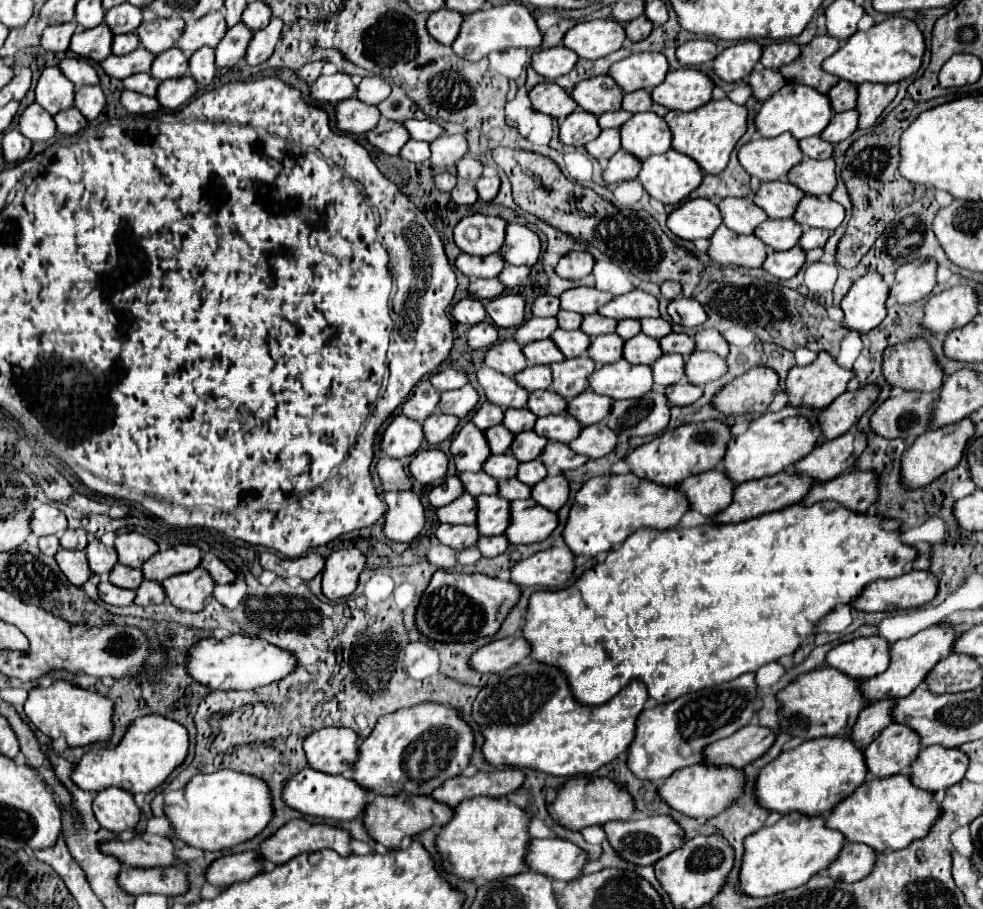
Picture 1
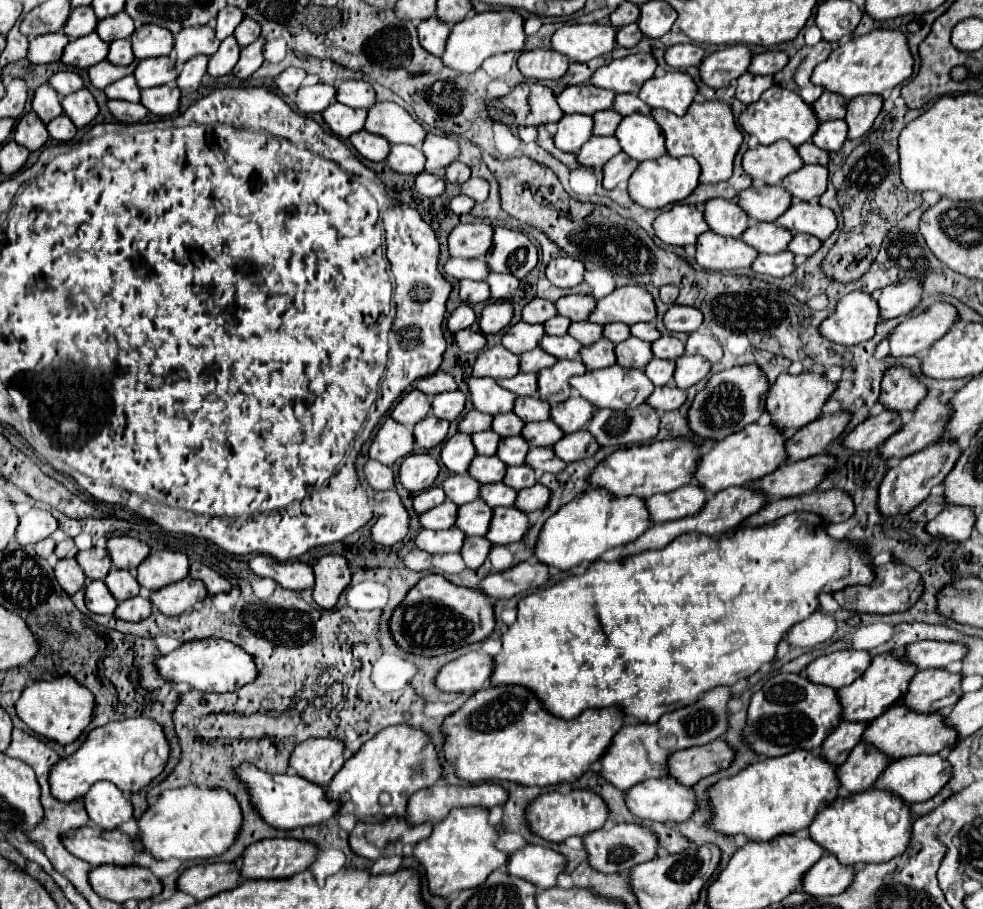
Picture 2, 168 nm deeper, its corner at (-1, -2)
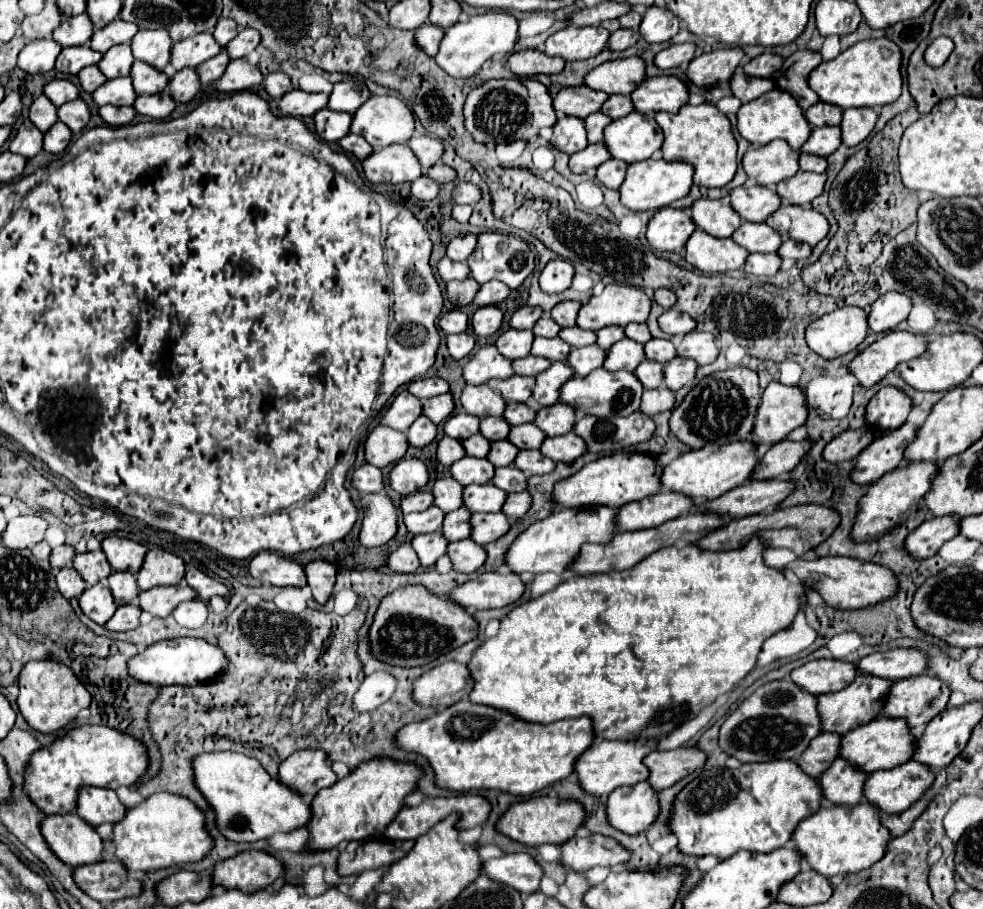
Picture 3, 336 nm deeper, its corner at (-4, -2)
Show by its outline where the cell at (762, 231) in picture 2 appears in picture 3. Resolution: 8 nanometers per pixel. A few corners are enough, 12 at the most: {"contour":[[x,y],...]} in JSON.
{"contour":[[744,222],[732,240],[748,252],[778,252],[768,224]]}

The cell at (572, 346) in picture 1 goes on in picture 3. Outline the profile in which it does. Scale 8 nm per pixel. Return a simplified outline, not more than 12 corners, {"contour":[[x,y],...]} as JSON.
{"contour":[[536,338],[530,354],[566,362],[570,344],[556,338]]}

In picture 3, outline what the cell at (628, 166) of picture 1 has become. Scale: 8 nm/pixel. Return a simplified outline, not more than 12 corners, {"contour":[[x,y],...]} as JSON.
{"contour":[[606,160],[596,178],[606,188],[620,188],[628,164]]}

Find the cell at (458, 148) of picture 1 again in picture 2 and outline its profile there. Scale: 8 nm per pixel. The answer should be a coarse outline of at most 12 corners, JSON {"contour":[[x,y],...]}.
{"contour":[[427,134],[425,170],[437,176],[457,160],[459,146],[449,136]]}

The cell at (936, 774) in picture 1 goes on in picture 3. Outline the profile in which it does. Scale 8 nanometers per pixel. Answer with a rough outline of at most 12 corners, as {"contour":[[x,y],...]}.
{"contour":[[908,760],[872,772],[864,798],[898,814],[936,780],[928,764]]}

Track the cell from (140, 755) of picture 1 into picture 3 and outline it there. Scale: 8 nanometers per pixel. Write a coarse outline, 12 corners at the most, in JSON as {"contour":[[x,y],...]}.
{"contour":[[78,726],[32,754],[24,788],[68,814],[84,786],[134,786],[146,744]]}

